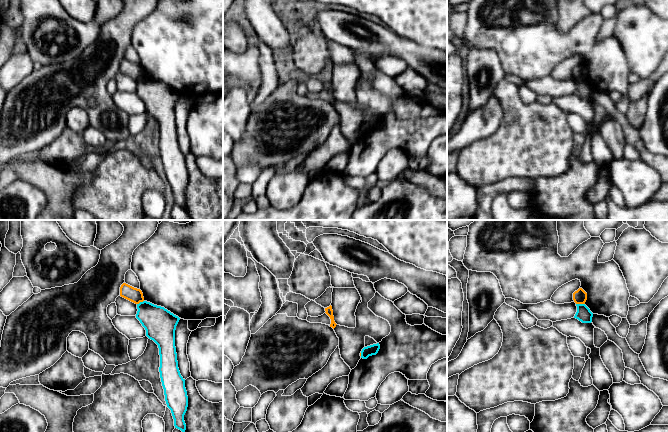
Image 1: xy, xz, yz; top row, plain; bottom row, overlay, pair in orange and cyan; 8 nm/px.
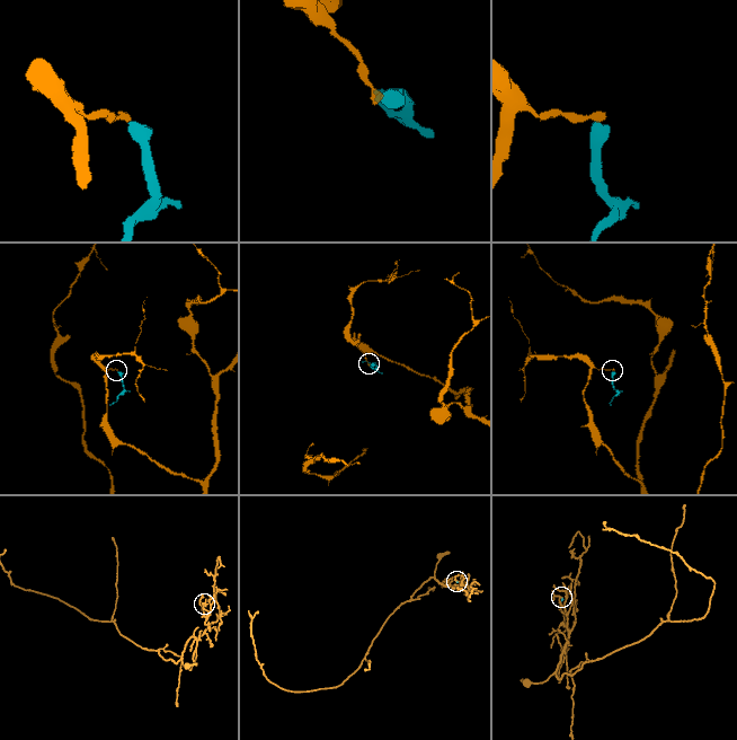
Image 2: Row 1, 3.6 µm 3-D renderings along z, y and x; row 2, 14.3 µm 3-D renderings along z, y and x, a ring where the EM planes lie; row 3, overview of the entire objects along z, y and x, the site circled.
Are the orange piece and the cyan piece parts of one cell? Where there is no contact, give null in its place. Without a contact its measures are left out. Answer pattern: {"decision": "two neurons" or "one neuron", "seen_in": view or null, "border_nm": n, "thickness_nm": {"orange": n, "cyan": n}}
{"decision": "two neurons", "seen_in": "yz", "border_nm": 70, "thickness_nm": {"orange": 110, "cyan": 120}}

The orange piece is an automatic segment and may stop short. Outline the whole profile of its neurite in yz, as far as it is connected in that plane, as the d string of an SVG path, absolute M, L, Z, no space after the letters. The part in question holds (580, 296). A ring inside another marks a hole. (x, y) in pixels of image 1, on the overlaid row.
M579 288L573 293L573 300L576 304L585 304L587 293L582 288Z

